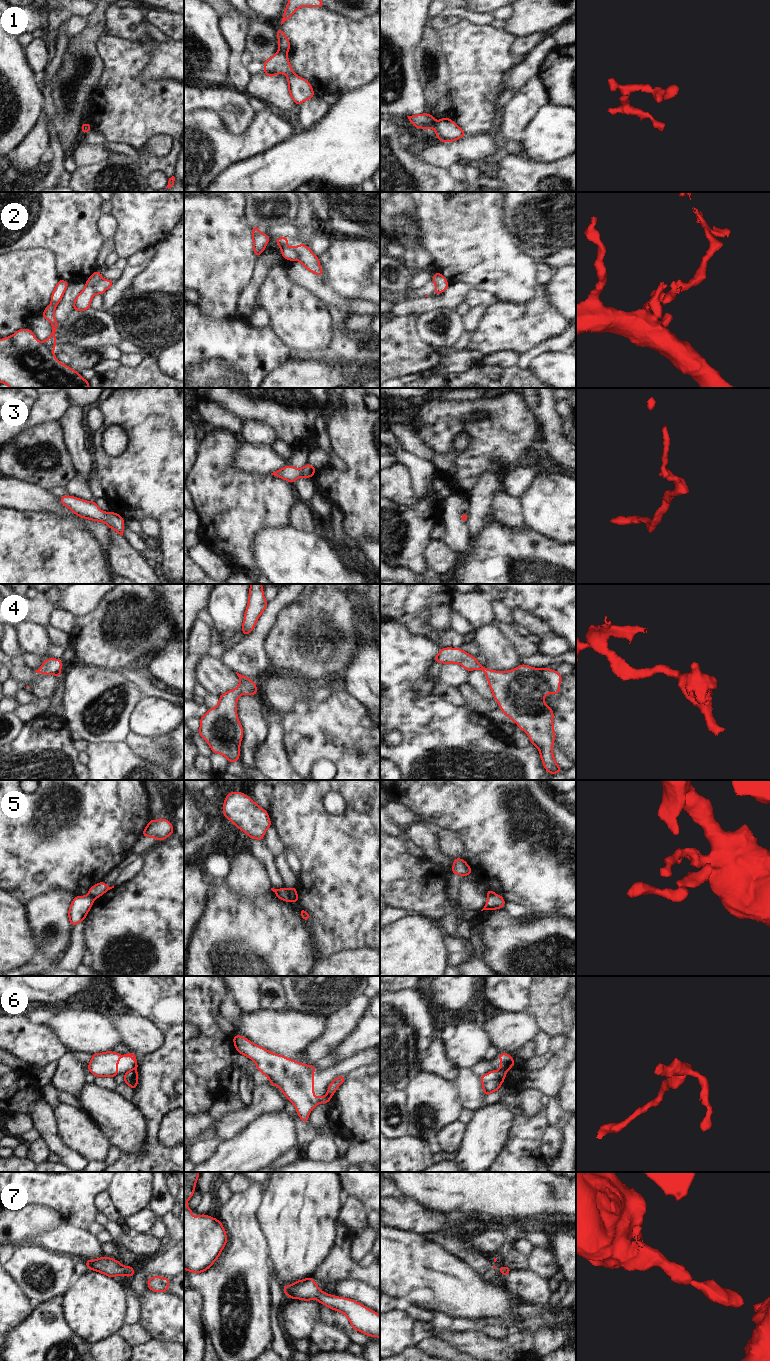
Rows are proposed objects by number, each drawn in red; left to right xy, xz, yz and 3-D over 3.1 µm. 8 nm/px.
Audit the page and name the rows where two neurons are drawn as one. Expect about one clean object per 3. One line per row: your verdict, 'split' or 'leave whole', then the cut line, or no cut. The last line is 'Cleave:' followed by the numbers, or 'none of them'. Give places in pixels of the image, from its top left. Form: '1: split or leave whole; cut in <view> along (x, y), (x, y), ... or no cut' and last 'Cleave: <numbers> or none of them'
1: split; cut in xz along (279, 50), (286, 51)
2: split; cut in xy along (101, 278), (94, 285), (94, 292)
3: leave whole; no cut
4: leave whole; no cut
5: split; cut in xz along (286, 889), (290, 900)
6: split; cut in xy along (136, 1068), (131, 1070)
7: leave whole; no cut
Cleave: 1, 2, 5, 6

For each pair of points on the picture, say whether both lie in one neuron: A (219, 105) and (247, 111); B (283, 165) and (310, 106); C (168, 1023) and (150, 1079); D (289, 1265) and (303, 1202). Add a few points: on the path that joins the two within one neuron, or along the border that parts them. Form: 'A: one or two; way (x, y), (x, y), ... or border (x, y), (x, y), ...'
A: one; way (226, 102), (238, 102), (240, 104)
B: two; border (325, 116), (312, 127), (305, 130)
C: one; way (170, 1037), (170, 1059), (164, 1065)
D: one; way (295, 1249), (299, 1237), (299, 1218)

